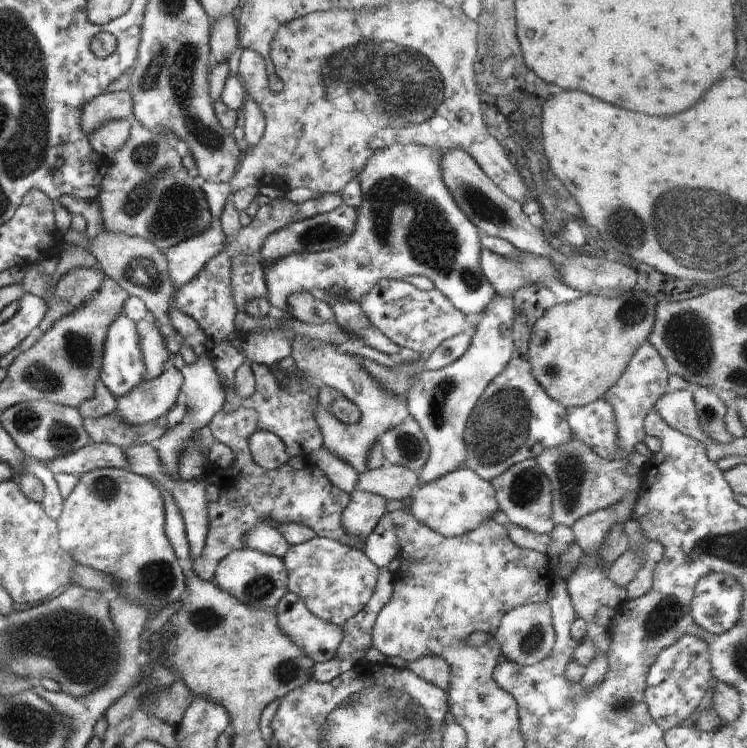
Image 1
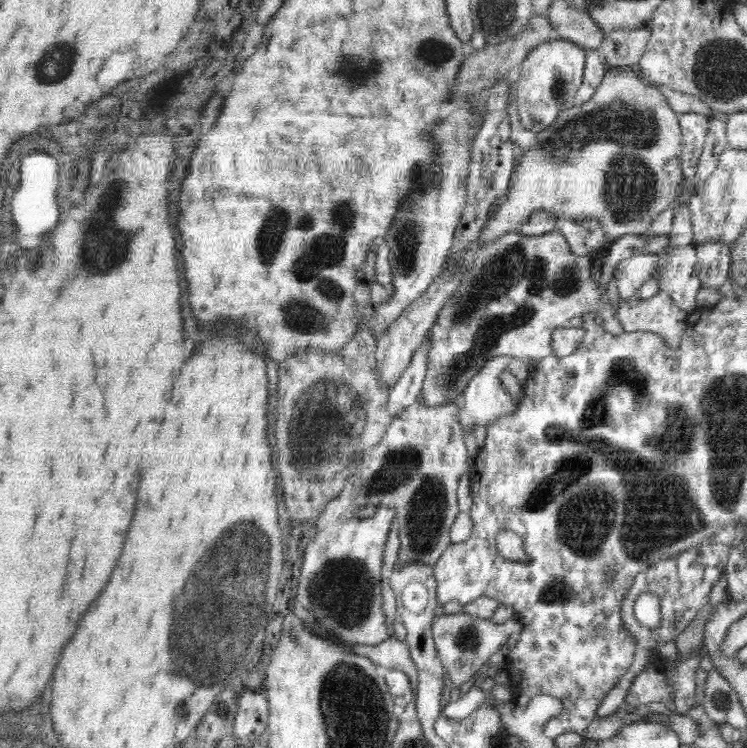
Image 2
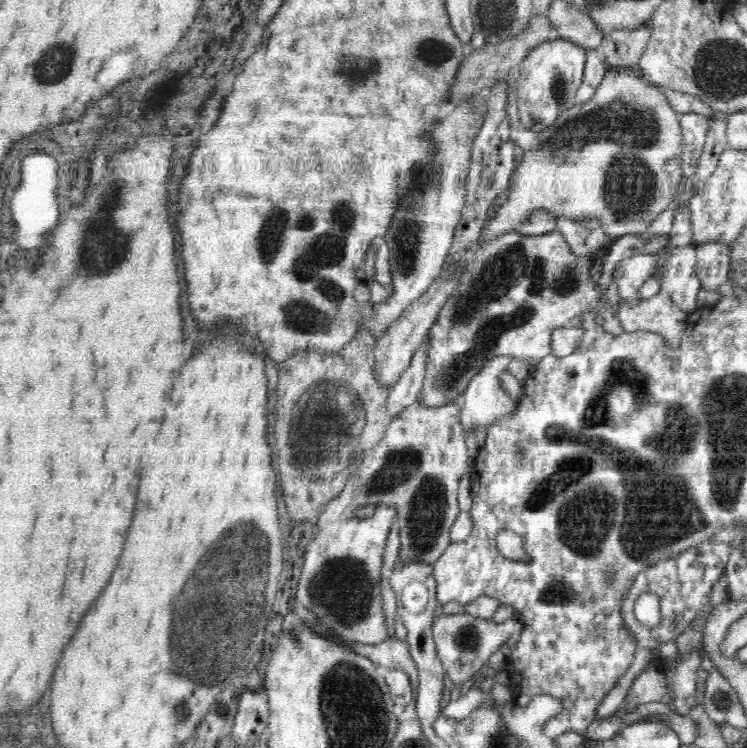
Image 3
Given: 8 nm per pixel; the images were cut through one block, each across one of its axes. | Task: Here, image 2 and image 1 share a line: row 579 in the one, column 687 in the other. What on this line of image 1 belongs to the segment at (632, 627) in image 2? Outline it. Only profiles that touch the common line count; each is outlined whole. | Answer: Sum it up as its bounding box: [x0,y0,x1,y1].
[644,635,713,731]

